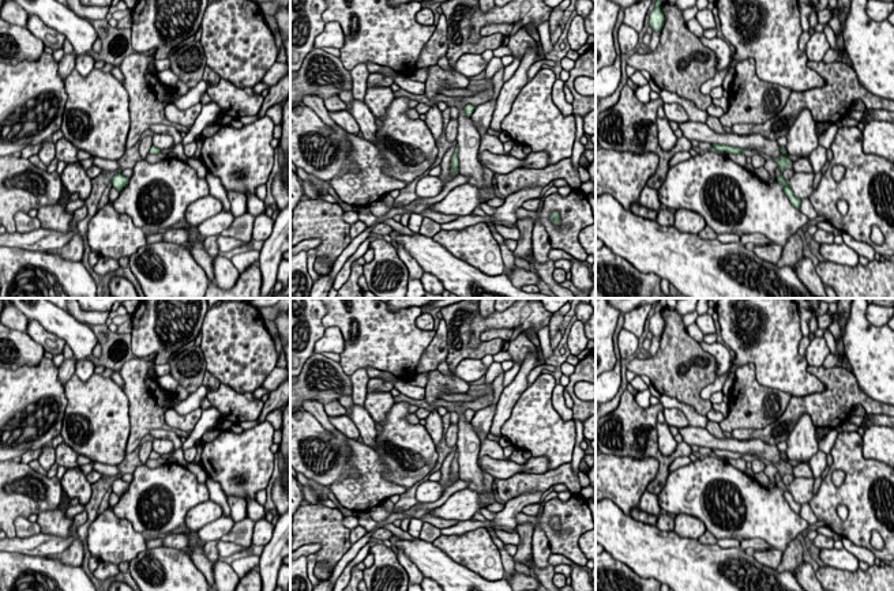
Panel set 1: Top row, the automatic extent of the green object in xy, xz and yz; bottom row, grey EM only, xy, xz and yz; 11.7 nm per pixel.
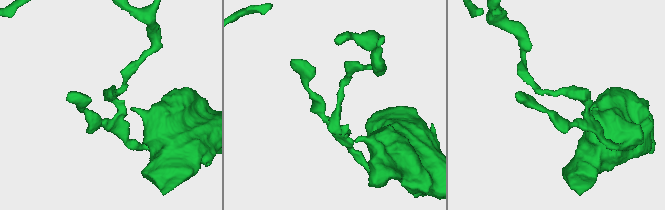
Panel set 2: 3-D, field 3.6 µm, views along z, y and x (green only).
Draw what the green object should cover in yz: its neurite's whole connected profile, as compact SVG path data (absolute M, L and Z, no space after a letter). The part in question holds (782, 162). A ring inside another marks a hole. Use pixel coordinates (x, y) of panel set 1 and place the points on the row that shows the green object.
M781 157L775 158L774 161L777 162L778 169L781 170L781 176L777 177L777 181L784 187L784 192L790 200L792 206L800 210L801 200L795 196L793 191L782 176L782 172L792 163L790 159L788 157Z

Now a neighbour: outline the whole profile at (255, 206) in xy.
M245 192L248 214L258 217L266 212L266 204L255 193Z

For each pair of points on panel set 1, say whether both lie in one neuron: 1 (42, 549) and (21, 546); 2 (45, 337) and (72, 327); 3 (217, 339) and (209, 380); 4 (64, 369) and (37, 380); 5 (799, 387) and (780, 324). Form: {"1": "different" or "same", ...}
{"1": "same", "2": "different", "3": "different", "4": "different", "5": "same"}

